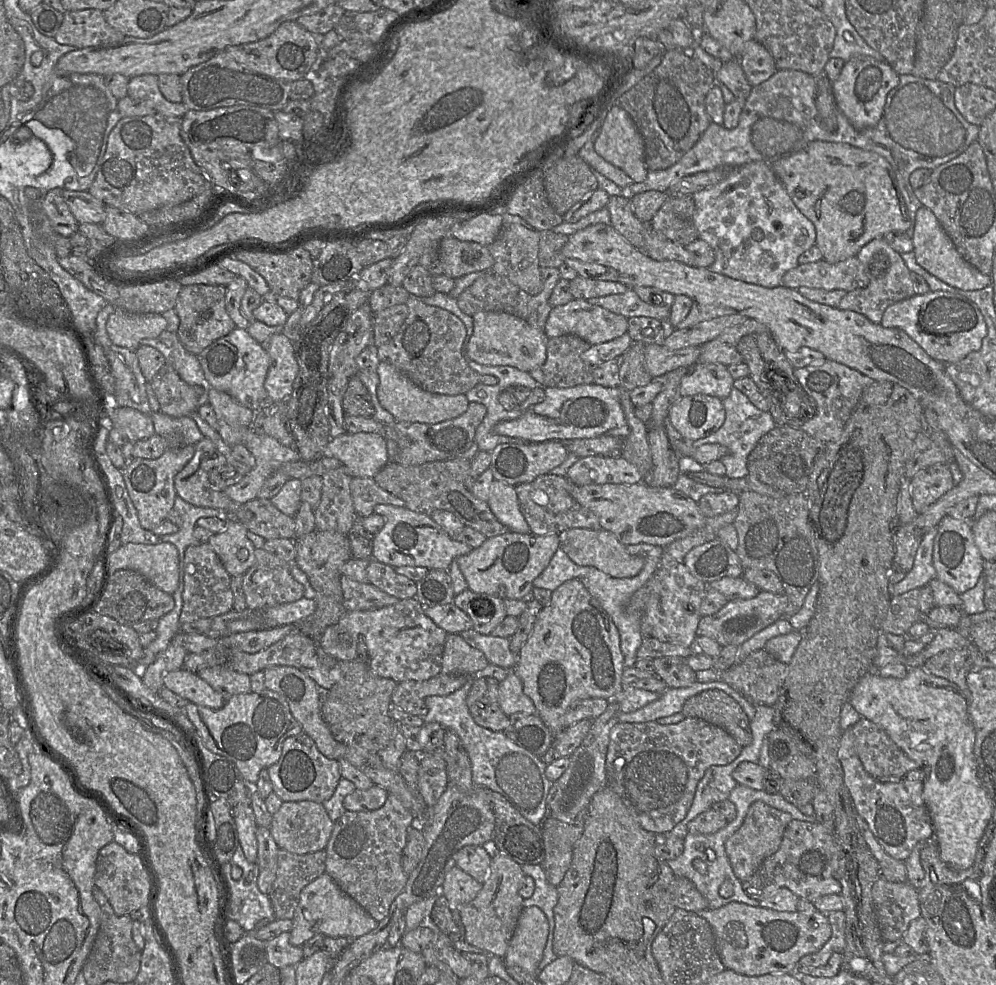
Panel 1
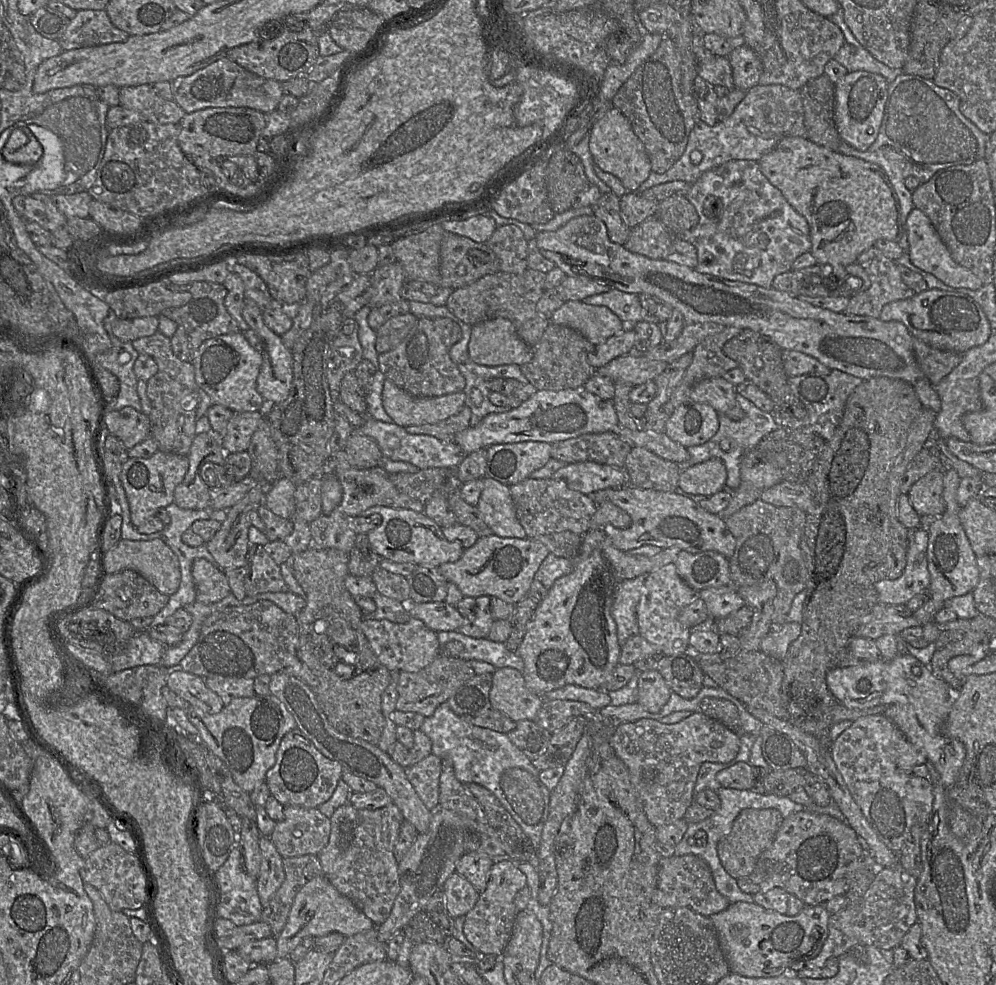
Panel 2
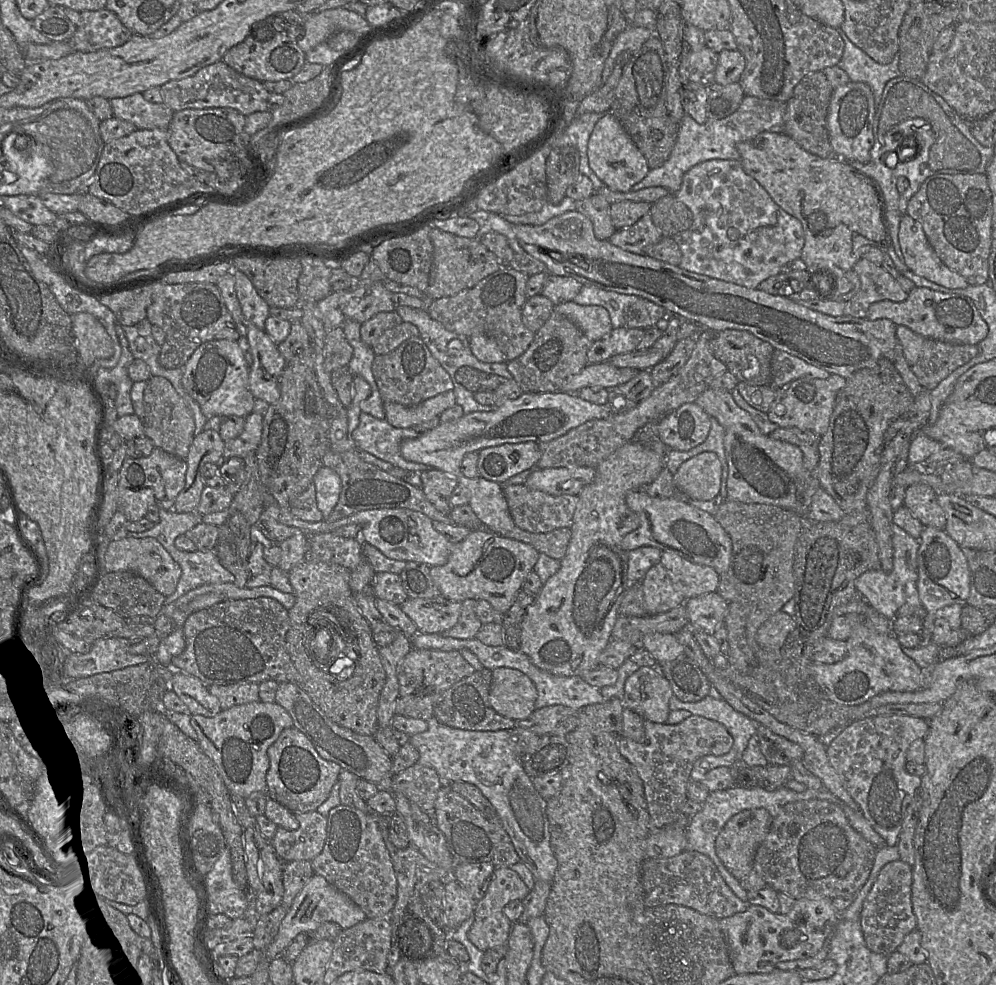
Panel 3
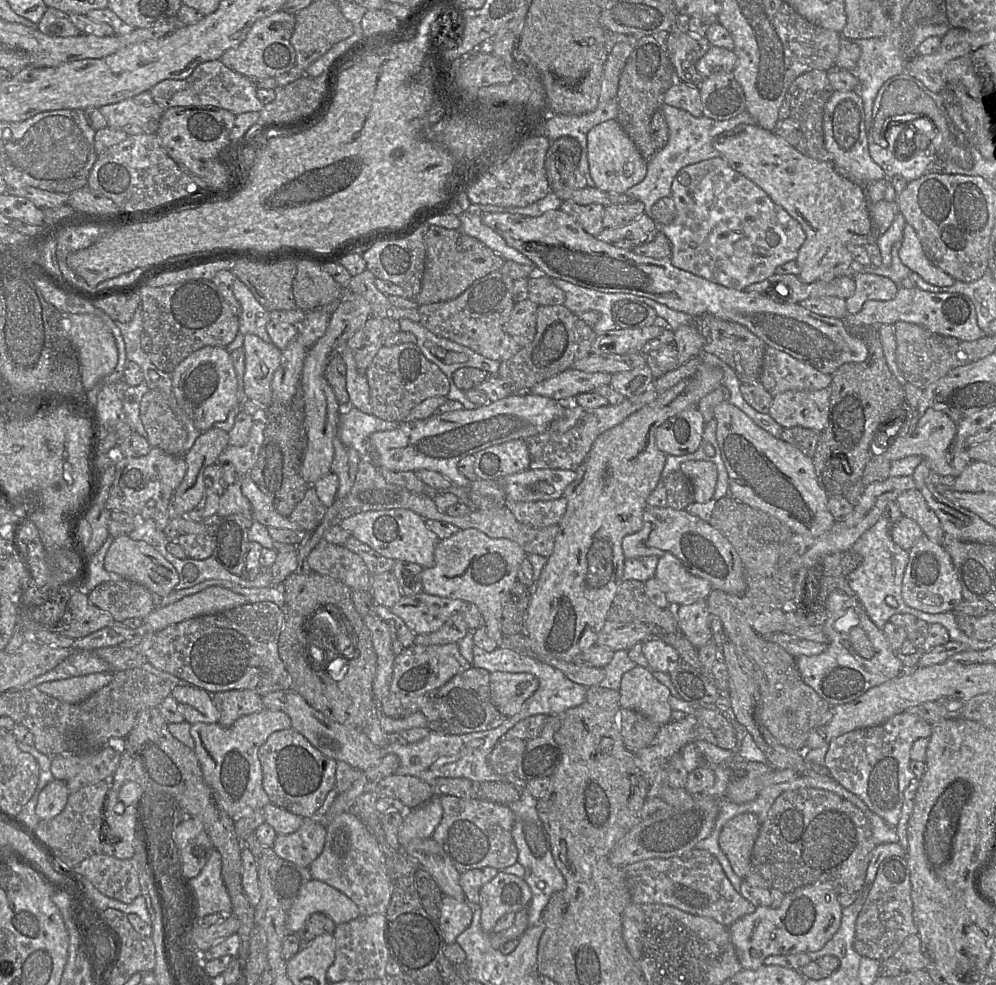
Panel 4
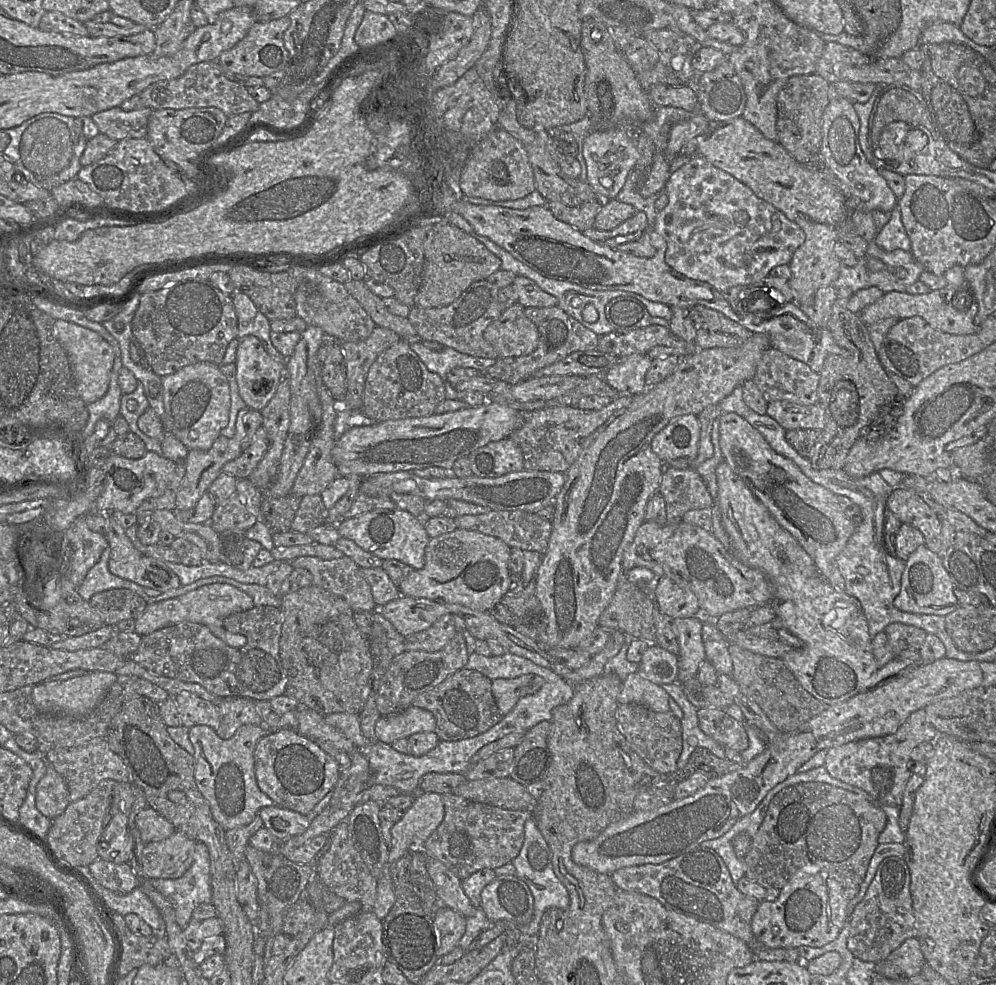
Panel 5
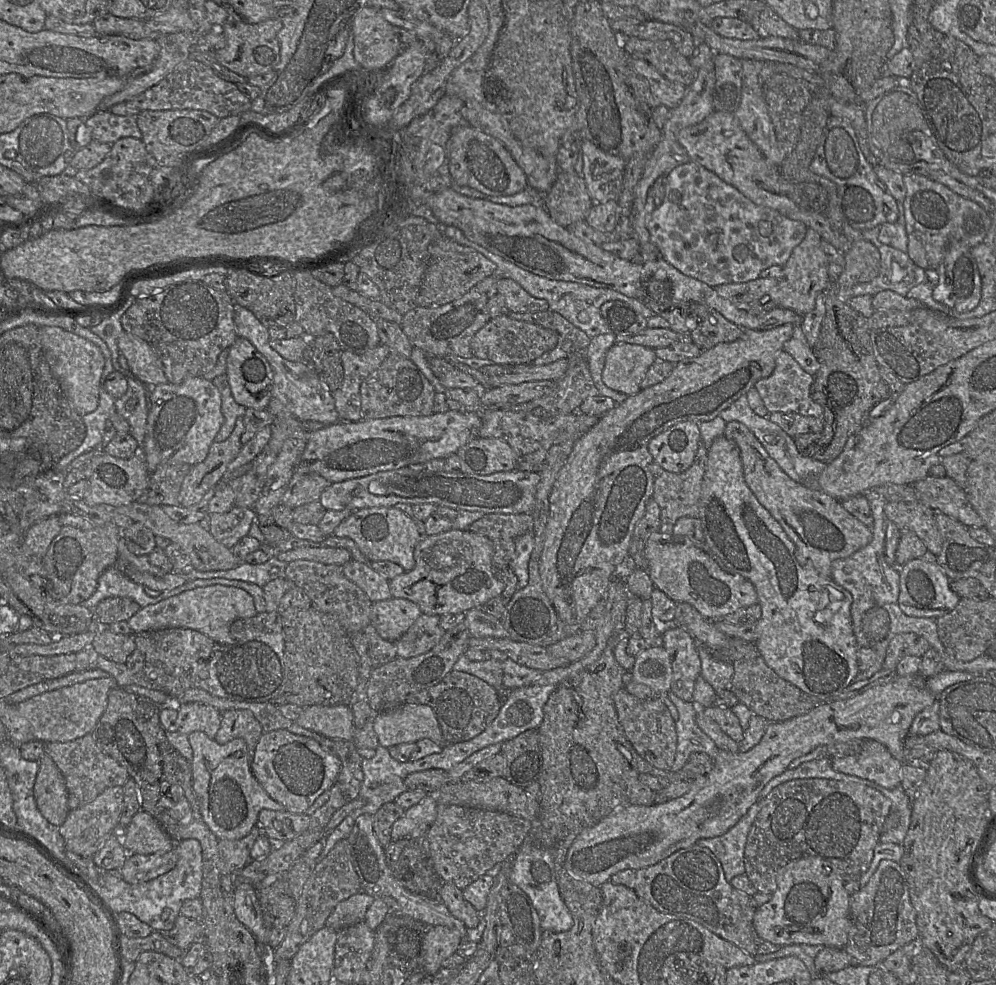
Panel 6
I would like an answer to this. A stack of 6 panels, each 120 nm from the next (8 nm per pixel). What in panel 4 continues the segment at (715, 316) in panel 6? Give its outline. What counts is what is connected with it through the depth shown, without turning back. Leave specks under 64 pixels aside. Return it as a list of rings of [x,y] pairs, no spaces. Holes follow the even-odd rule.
[[[710,314],[694,318],[694,324],[702,337],[702,352],[713,354],[724,361],[736,374],[741,384],[758,382],[766,345],[745,326],[725,321]]]

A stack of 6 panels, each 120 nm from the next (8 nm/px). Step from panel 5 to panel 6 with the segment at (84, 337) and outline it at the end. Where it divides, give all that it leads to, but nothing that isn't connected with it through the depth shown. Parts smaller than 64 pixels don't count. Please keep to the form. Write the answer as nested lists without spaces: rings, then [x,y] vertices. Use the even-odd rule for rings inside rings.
[[[44,326],[39,329],[45,359],[70,405],[81,416],[96,410],[99,405],[101,375],[105,367],[105,358],[100,348],[90,340],[60,327]]]

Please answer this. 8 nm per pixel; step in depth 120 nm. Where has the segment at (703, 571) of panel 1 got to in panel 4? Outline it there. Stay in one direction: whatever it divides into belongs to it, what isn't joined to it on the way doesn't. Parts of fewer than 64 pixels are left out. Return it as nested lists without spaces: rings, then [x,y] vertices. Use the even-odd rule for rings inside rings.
[[[670,553],[659,558],[655,577],[673,610],[682,604],[706,600],[712,591],[707,580],[691,574]]]

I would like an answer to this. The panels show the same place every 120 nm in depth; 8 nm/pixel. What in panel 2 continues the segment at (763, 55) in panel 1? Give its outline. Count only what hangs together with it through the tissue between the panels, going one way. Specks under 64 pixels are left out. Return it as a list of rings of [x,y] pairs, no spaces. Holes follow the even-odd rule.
[[[744,44],[734,49],[728,59],[732,67],[735,88],[747,91],[758,85],[763,72],[763,64],[749,46]]]

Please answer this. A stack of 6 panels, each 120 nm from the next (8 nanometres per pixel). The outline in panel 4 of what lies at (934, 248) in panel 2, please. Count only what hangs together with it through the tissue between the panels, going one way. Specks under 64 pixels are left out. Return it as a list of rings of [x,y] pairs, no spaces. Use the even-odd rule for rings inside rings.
[[[908,223],[904,226],[899,256],[904,265],[932,285],[951,286],[955,282],[953,277],[936,267],[927,258],[915,229]]]

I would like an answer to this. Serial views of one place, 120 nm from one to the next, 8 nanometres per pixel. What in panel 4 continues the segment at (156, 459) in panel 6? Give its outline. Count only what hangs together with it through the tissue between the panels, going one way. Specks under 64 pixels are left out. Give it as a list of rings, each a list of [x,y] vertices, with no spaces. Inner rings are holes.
[[[206,346],[193,352],[172,373],[172,388],[177,404],[200,432],[209,430],[216,422],[226,421],[229,412],[238,402],[238,381],[231,354],[226,348],[213,346]]]

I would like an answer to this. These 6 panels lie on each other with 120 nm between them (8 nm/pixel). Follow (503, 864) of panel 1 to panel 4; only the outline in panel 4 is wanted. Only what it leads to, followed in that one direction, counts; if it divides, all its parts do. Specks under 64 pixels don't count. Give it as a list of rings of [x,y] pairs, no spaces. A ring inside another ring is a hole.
[[[499,871],[479,891],[481,909],[480,924],[483,932],[492,933],[500,917],[509,912],[527,908],[532,892],[520,877]]]

